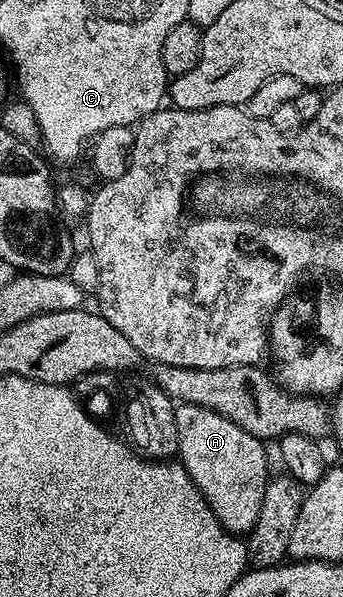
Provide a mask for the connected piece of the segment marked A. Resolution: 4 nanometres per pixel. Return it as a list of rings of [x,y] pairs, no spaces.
[[[199,405],[177,406],[176,431],[180,463],[204,495],[216,519],[229,533],[249,534],[256,515],[260,515],[260,503],[266,490],[267,446],[259,437],[248,435],[244,427],[232,423],[232,419],[224,419],[224,415]]]

